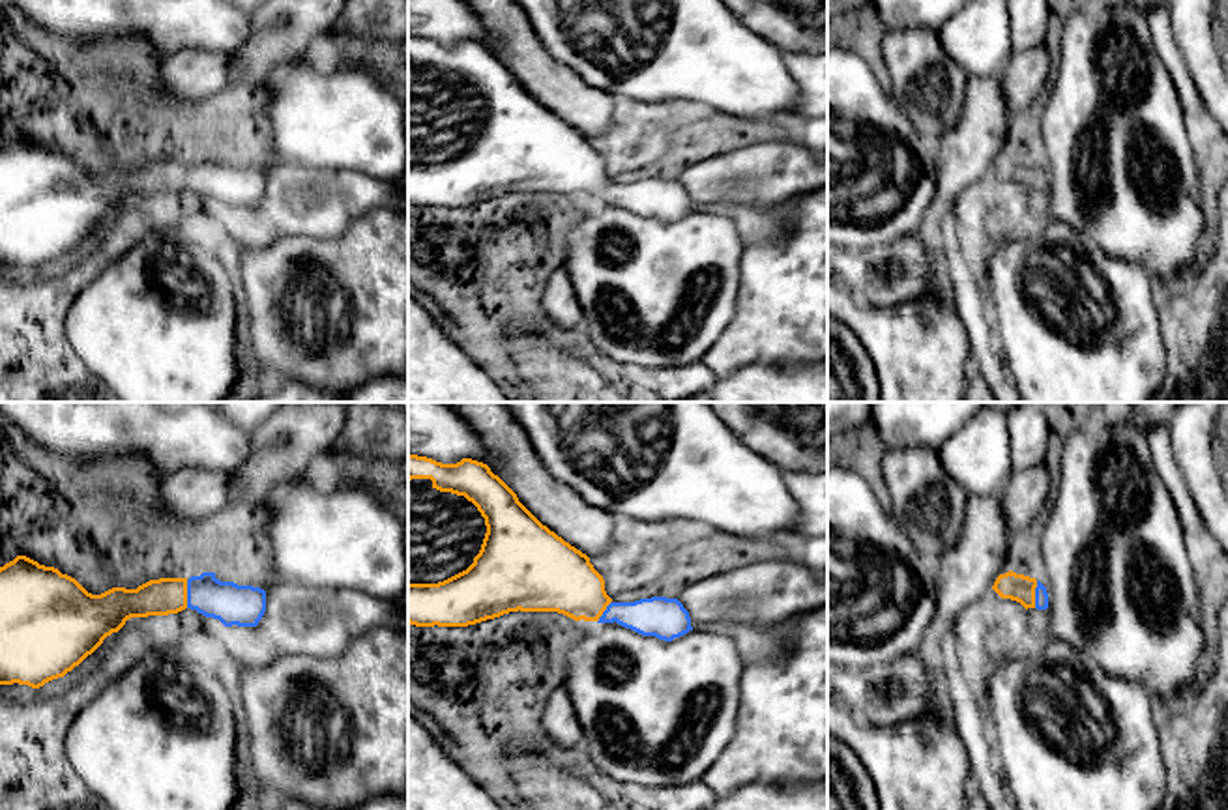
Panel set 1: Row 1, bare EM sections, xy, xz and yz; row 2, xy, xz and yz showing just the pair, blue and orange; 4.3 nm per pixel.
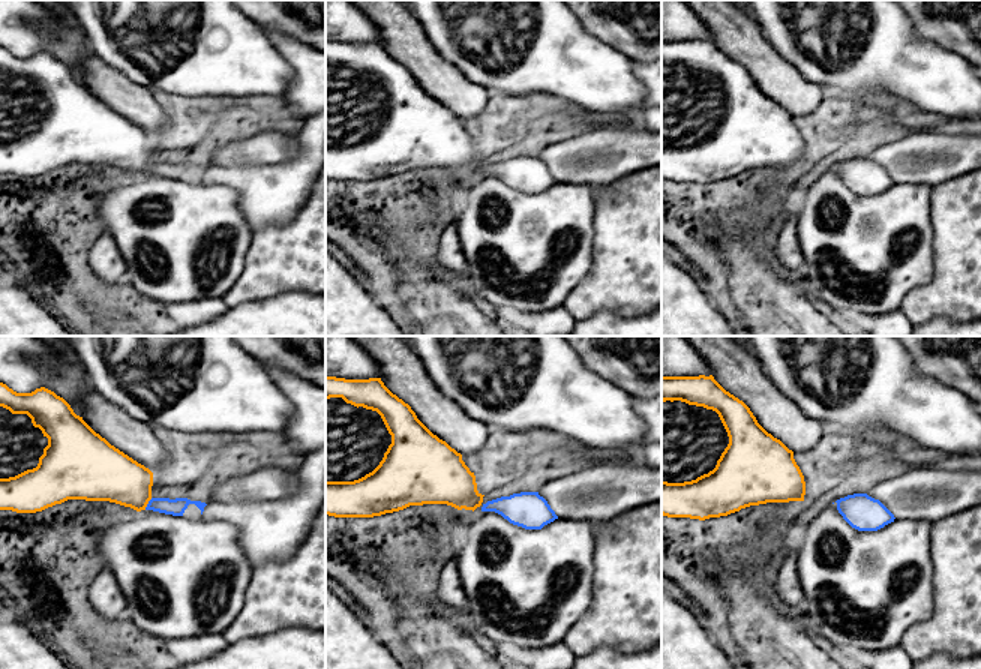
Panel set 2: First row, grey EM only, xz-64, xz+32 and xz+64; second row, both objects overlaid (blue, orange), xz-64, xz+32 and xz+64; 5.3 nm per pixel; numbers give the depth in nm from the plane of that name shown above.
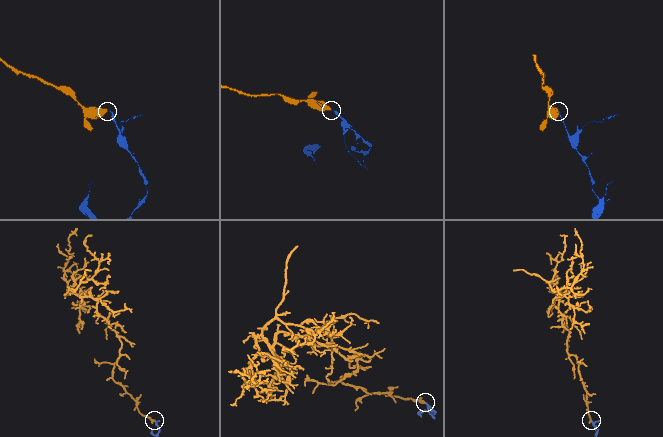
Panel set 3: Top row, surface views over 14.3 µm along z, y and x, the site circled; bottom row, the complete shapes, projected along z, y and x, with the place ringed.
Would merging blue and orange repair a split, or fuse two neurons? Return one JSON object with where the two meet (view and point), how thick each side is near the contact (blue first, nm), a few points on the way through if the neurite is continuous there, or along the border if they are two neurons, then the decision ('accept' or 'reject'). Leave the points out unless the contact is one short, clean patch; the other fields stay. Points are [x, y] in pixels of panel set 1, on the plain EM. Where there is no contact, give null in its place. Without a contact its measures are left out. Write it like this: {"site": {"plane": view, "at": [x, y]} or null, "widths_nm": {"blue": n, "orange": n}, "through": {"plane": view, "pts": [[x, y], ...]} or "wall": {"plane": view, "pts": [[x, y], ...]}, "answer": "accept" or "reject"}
{"site": {"plane": "xy", "at": [188, 174]}, "widths_nm": {"blue": 180, "orange": 160}, "through": {"plane": "xy", "pts": [[233, 186], [204, 174], [188, 174], [167, 176]]}, "answer": "accept"}

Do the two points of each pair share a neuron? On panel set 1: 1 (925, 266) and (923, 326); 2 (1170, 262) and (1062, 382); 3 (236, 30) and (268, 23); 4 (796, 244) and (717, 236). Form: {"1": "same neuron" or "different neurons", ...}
{"1": "different neurons", "2": "different neurons", "3": "different neurons", "4": "different neurons"}

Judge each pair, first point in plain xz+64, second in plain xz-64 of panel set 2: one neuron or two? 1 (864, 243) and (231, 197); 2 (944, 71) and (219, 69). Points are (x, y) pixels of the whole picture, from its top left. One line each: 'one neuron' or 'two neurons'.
1: one neuron
2: one neuron

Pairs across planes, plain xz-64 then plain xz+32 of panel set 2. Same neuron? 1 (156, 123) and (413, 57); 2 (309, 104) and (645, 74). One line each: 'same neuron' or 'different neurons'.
1: same neuron
2: same neuron

